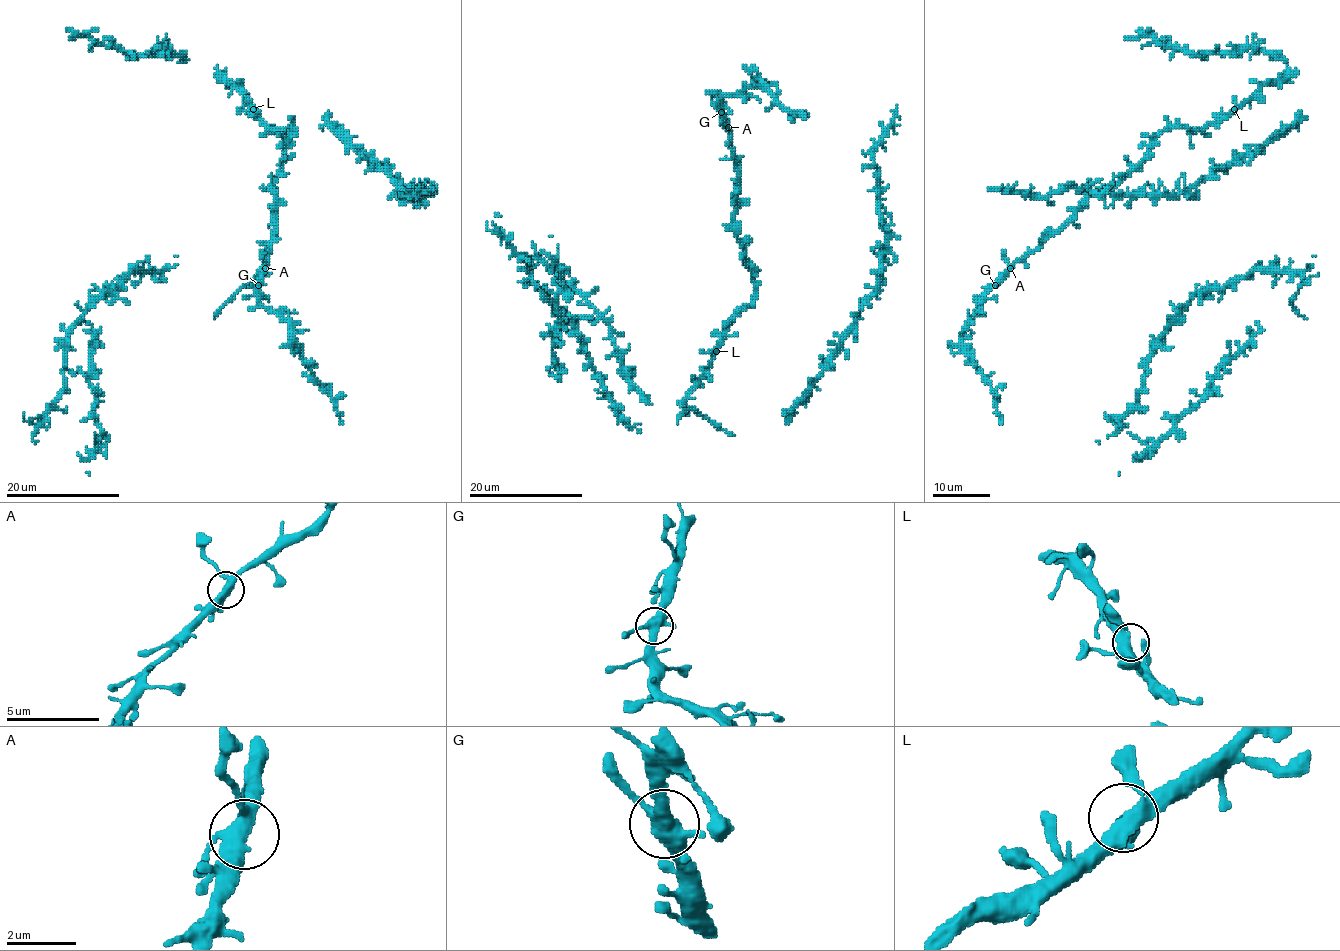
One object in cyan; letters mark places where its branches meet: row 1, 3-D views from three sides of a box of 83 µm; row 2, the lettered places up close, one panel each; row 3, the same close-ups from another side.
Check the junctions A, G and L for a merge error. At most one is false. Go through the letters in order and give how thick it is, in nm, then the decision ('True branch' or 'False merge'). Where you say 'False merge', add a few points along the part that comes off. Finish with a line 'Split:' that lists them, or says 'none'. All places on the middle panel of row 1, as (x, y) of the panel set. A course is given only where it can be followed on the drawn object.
A: Thickness 400 nm. True branch
G: Thickness 400 nm. True branch
L: Thickness 440 nm. True branch
Split: none

